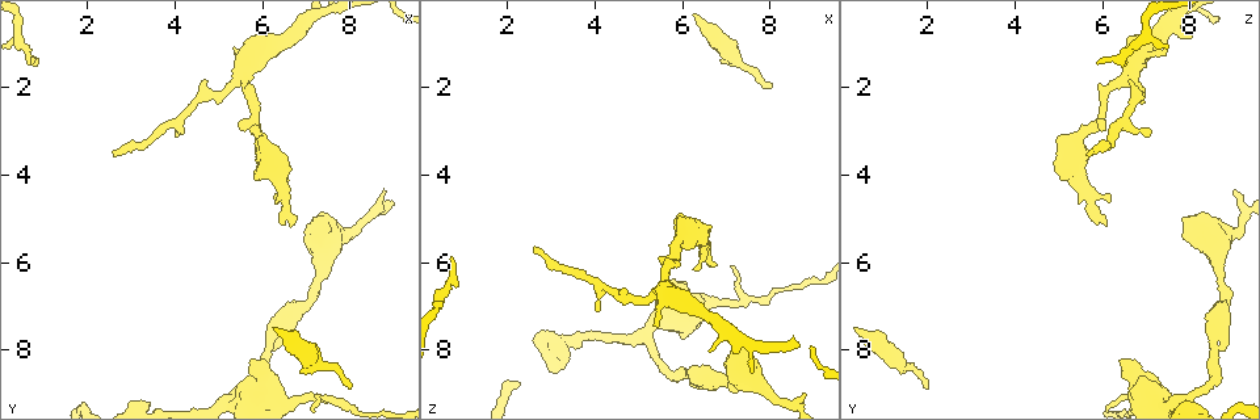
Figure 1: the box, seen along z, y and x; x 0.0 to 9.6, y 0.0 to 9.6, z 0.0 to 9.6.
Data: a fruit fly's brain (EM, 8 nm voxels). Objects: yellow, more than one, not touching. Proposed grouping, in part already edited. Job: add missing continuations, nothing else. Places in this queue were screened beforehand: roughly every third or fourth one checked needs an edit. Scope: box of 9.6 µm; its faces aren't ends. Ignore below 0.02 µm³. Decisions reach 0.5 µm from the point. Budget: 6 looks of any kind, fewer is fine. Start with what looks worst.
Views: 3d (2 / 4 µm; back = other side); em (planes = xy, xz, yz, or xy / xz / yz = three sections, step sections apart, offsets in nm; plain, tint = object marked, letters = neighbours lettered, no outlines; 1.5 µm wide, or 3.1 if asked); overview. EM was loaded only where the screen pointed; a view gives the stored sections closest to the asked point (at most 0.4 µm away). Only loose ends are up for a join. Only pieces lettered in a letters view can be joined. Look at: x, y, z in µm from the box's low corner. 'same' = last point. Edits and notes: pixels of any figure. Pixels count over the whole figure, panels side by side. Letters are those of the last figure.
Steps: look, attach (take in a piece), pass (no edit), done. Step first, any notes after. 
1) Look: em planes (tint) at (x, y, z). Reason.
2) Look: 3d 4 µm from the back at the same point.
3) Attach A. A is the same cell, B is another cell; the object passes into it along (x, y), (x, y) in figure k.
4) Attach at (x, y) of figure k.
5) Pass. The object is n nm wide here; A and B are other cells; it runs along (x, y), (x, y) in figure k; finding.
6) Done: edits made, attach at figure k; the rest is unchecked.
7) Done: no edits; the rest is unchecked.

Look: em planes (letters) at (5.80, 8.25, 6.35). Stops while still wide.

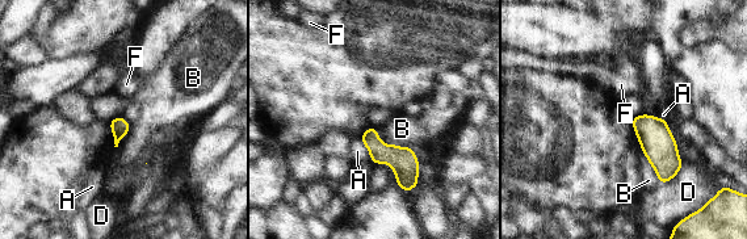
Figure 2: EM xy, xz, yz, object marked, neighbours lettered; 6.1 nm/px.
Pass. A, B, D and F are other cells; a border runs along (636, 138), (659, 181) in figure 2; none of them fits.

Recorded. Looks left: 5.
Look: 3d 4 µm at (7.95, 8.90, 2.05). Tapers out.

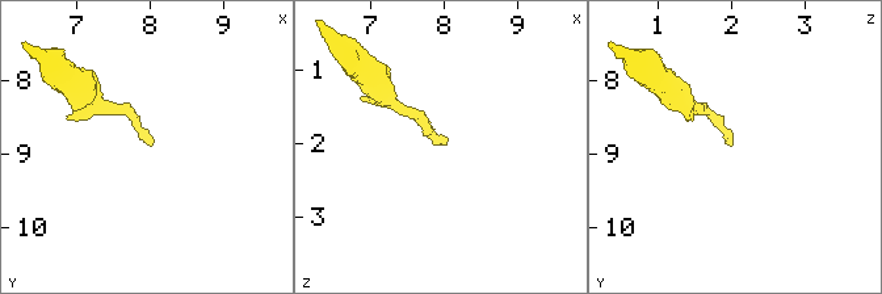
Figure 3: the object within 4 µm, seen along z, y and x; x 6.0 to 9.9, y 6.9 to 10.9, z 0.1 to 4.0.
Look: em xy step 8 (plain) at (8.00, 8.85, 2.05).

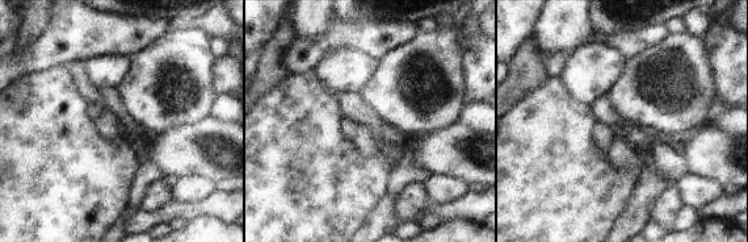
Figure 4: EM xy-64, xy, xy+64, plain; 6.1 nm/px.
Look: em xy step 8 (letters) at the same point. What lies round it.

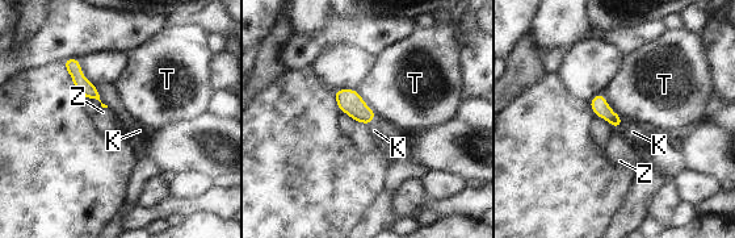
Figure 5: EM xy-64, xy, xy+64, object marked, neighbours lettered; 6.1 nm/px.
Attach K. The object is 110 nm wide here; K is the same cell, T and Z are other cells; the object passes into it along (349, 101), (370, 121), (374, 130) in figure 5; it goes on there.

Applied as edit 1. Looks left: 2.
Done: edits made, attach at figure 5; the rest is unchecked.

